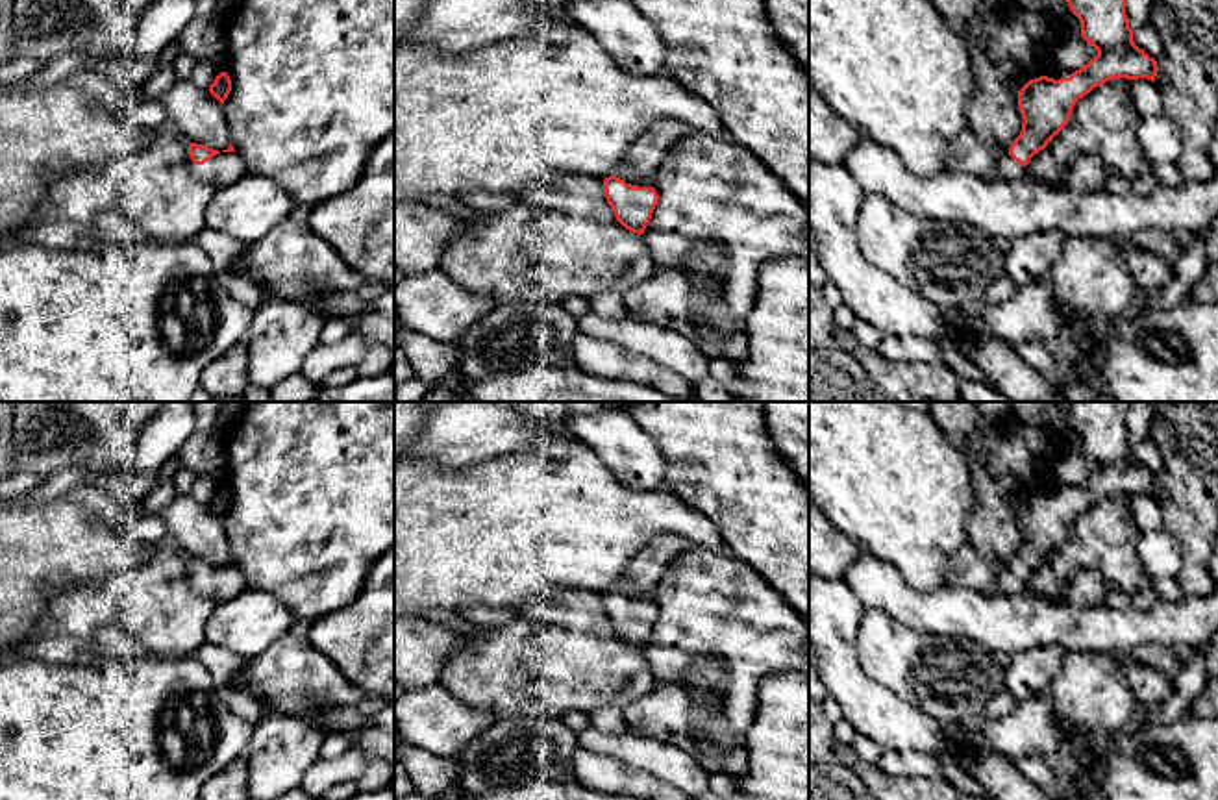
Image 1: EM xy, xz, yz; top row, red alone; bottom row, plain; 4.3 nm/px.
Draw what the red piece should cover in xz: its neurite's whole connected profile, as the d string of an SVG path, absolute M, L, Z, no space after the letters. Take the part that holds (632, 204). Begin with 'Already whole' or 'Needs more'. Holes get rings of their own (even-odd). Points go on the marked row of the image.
Needs more. M618 167L603 180L603 189L616 220L626 230L642 235L659 202L652 178L629 176Z

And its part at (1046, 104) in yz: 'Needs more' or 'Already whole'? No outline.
Needs more

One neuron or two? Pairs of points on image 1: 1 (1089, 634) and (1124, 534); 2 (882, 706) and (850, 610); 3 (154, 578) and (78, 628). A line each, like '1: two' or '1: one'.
1: two
2: one
3: one

